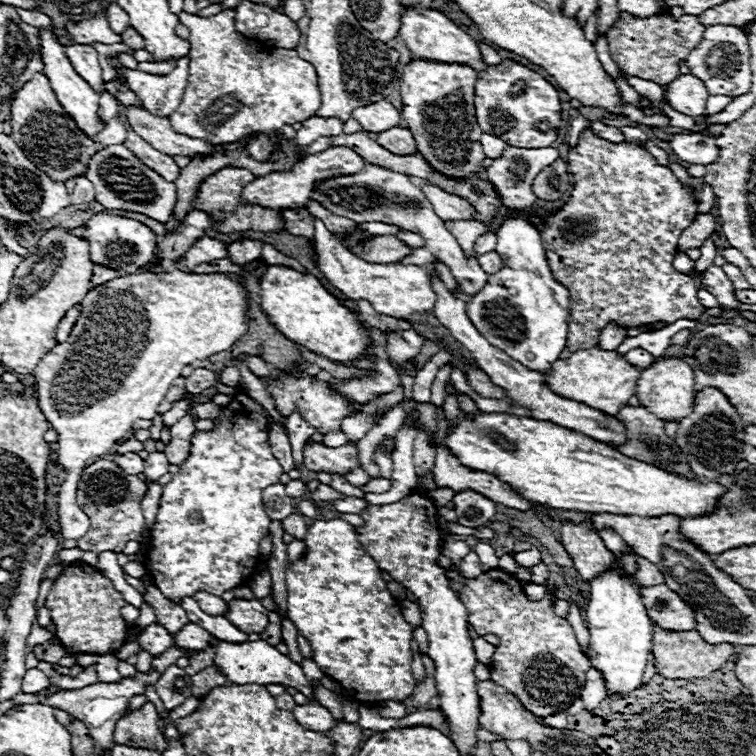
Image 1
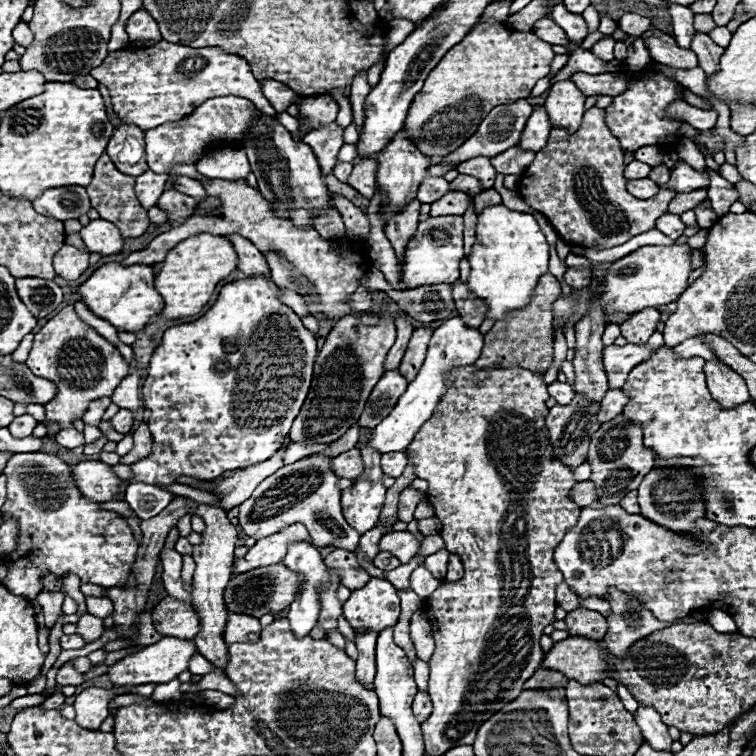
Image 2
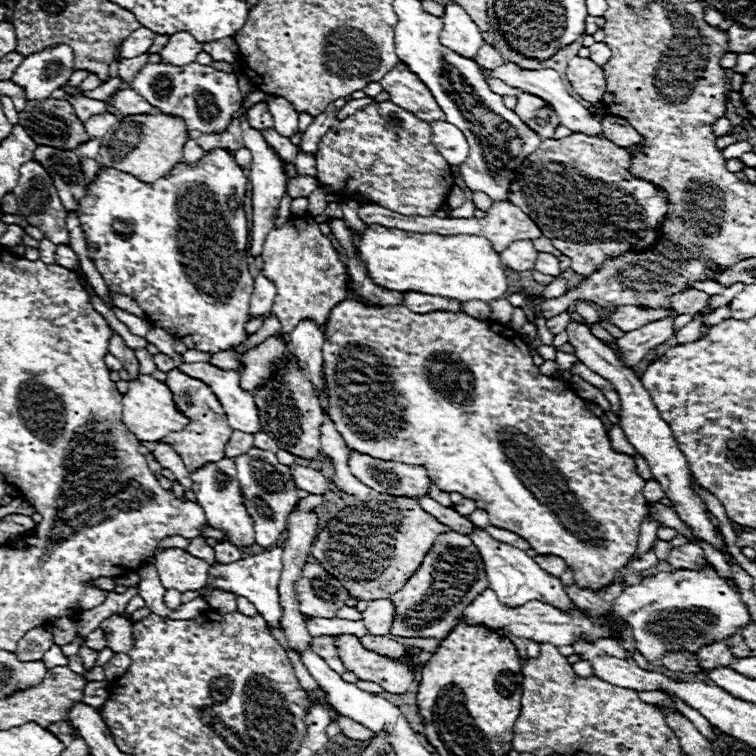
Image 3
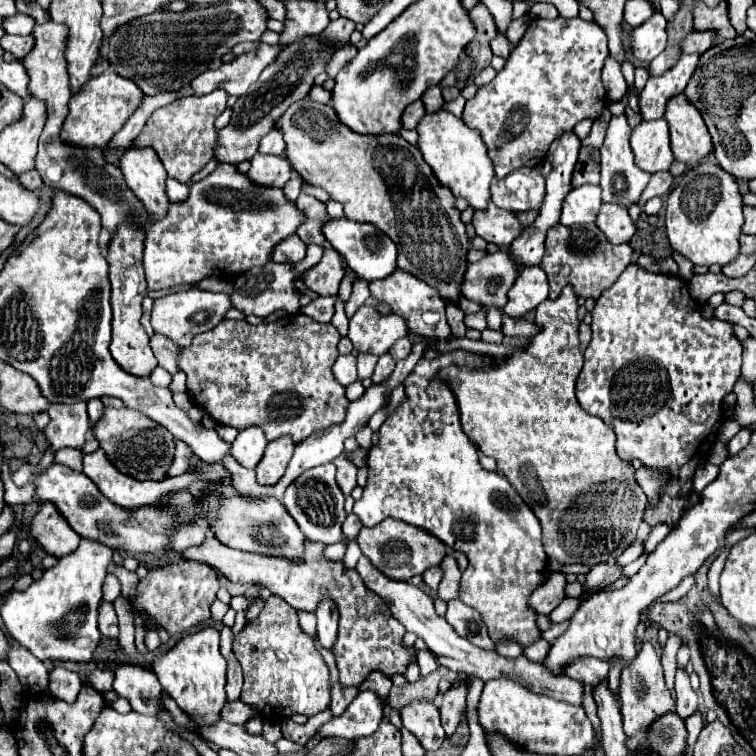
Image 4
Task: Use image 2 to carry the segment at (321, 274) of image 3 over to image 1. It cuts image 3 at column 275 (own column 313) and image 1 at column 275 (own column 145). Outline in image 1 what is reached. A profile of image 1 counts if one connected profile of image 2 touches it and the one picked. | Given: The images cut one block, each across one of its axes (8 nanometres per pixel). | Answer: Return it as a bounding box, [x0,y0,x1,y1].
[260,244,306,272]

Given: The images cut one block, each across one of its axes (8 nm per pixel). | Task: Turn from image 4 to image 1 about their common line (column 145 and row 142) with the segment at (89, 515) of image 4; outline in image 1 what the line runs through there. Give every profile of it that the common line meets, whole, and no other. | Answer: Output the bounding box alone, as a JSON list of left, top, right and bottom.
[474,60,562,148]

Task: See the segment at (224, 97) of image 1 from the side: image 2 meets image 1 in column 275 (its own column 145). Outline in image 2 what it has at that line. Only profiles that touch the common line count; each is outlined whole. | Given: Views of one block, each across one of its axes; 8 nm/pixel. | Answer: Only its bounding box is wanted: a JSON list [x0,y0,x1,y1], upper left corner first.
[90,40,276,130]

